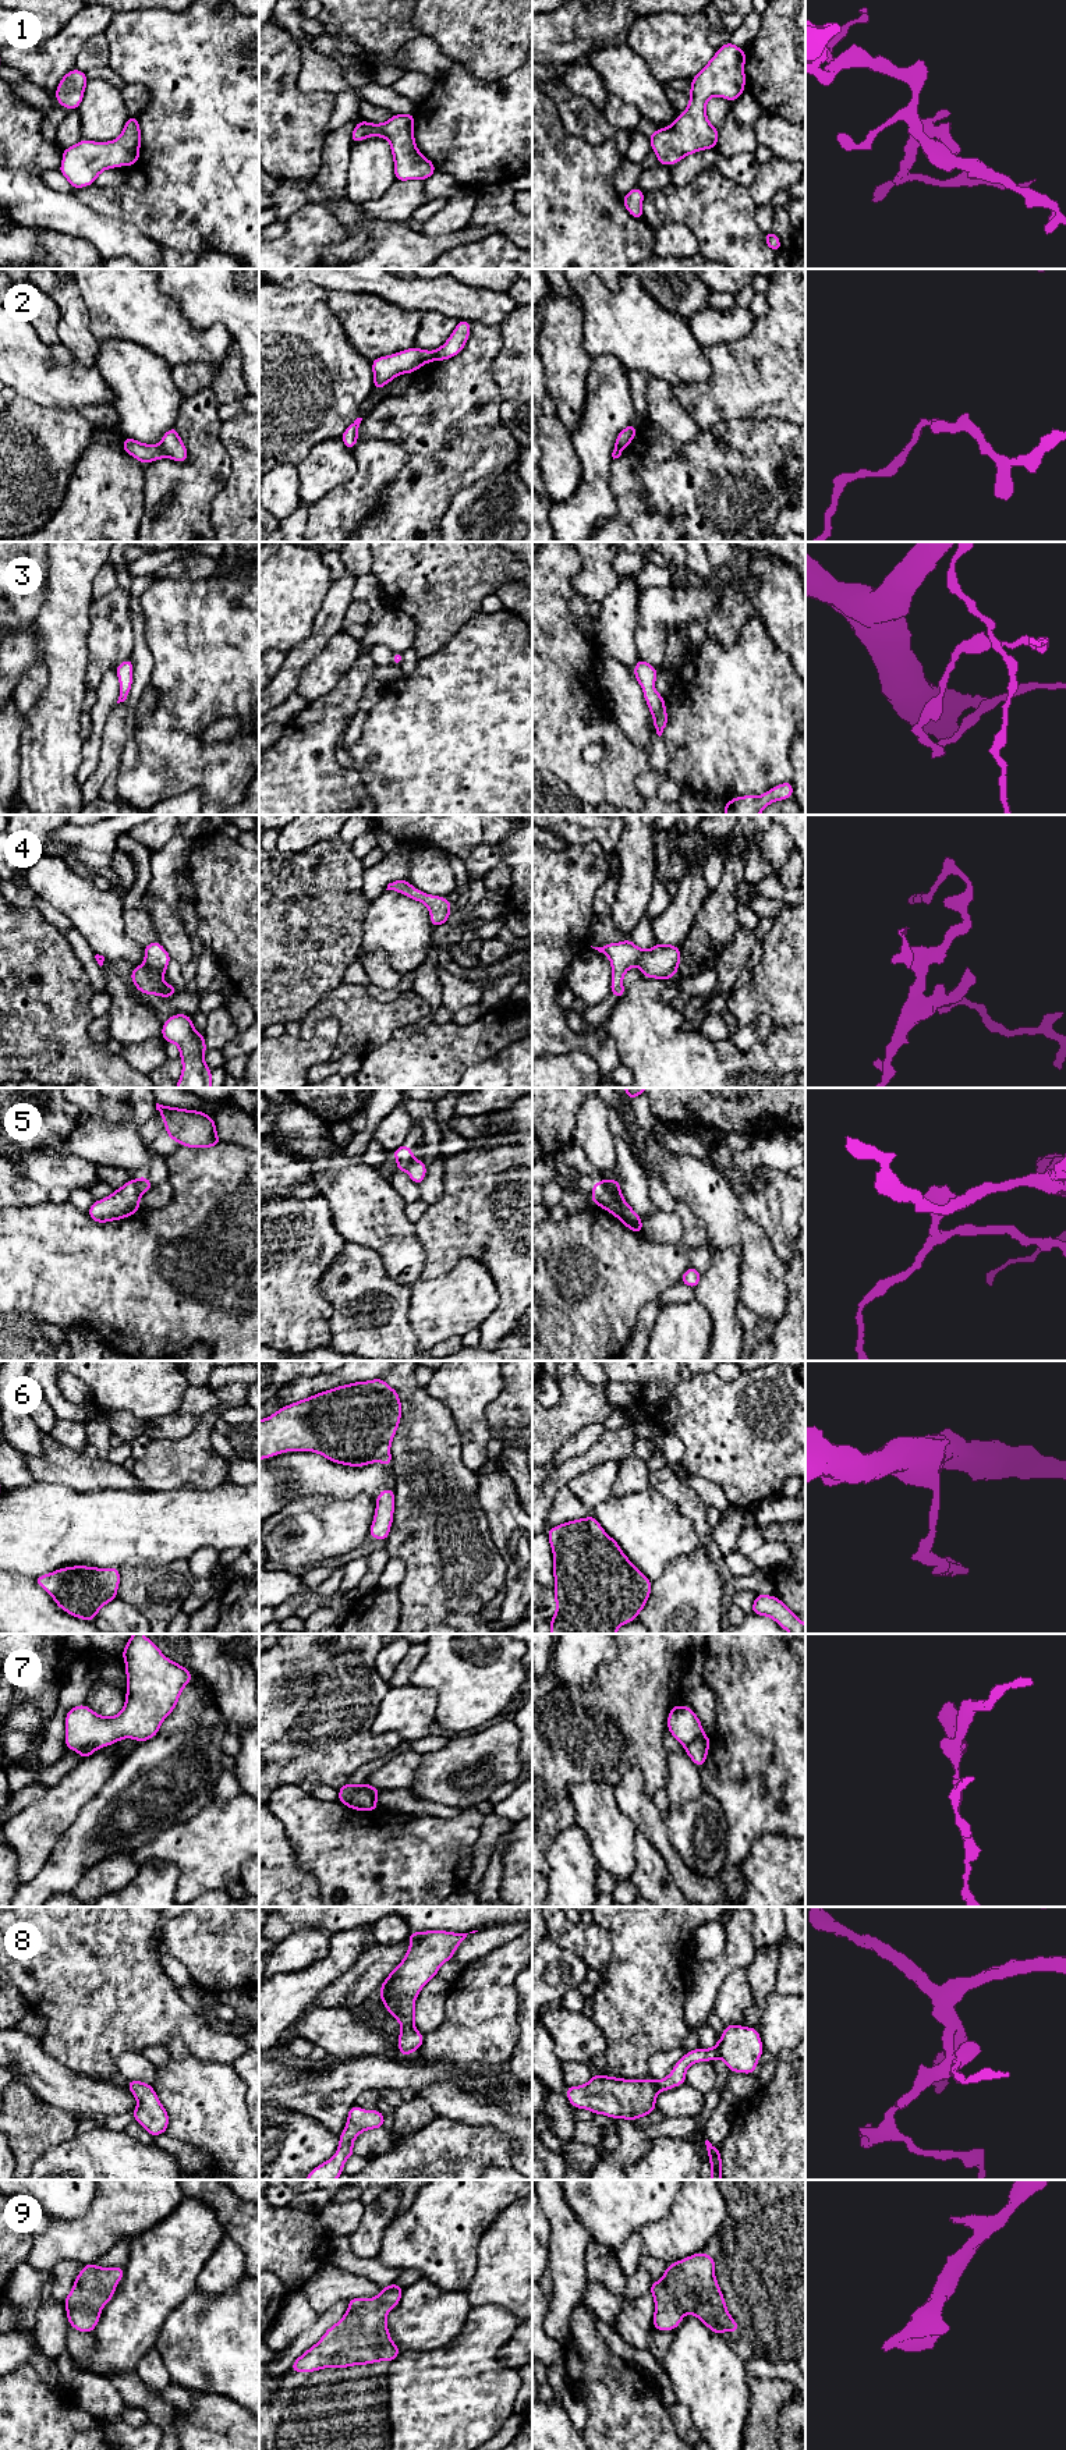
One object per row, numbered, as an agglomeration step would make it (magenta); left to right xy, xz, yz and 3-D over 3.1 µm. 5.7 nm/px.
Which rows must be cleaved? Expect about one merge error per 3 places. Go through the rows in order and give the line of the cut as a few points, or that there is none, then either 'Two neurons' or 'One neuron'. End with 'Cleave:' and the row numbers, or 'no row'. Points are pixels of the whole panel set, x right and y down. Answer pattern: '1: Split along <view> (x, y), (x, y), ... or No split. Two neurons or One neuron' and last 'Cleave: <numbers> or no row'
1: No split. One neuron
2: Split along xy (159, 446), (166, 456). Two neurons
3: No split. One neuron
4: No split. One neuron
5: Split along xy (134, 1181), (141, 1194). Two neurons
6: No split. One neuron
7: Split along xz (375, 1796), (365, 1790), (358, 1790), (344, 1804). Two neurons
8: No split. One neuron
9: No split. One neuron
Cleave: 2, 5, 7

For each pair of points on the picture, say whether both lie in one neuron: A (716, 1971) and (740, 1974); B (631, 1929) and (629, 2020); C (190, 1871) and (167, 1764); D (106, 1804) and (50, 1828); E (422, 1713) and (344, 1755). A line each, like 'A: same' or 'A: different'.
A: different
B: same
C: different
D: different
E: different

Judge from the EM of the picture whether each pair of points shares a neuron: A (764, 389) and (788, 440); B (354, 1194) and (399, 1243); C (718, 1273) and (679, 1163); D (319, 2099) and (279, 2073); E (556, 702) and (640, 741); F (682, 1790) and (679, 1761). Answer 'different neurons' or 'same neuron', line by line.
A: different neurons
B: same neuron
C: different neurons
D: different neurons
E: different neurons
F: same neuron

